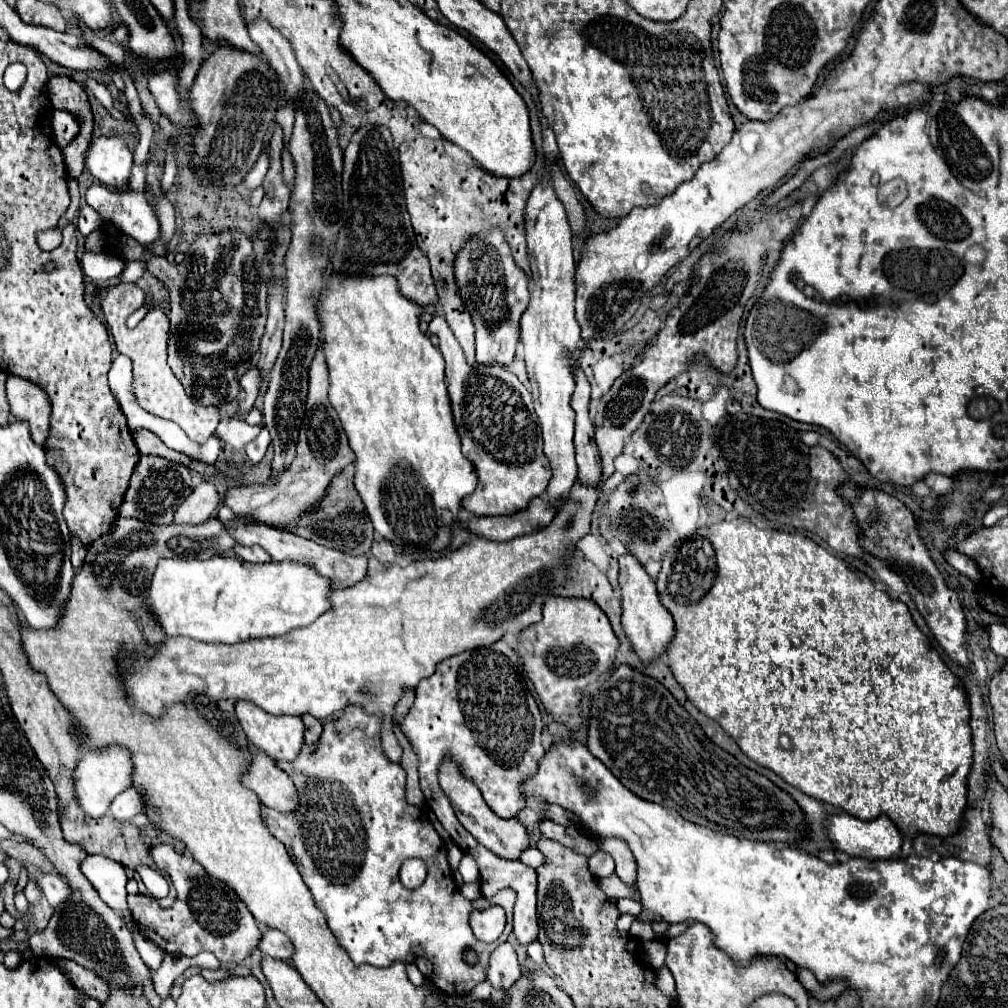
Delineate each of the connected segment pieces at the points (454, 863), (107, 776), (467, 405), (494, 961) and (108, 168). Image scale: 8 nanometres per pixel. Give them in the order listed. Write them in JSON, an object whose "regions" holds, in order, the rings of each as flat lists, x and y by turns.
{"regions":[[[449,841,446,844,447,859,452,870,456,870,460,859,462,859,462,849,458,847,453,841]],[[110,747,98,753,84,753,80,763,74,769,74,791,76,791,76,801,80,809,88,817,102,817,106,815,110,801,122,793,124,789,130,787,130,757,126,749,122,747]],[[438,311,432,315,430,333,440,339,440,351,446,361,446,381,454,421,458,433,462,433,462,453,478,471,478,487,464,499,464,509,474,515,516,513,526,507,532,497,542,497,552,477,550,459,542,451,542,431,538,429,532,395,520,379,504,367,470,367,452,329]],[[510,943,498,945,494,953,490,955,490,967,488,967,488,981,494,987,508,989,512,983,520,979,520,965,518,965,518,955]],[[102,135,92,139,92,145,86,153,86,167,106,187,124,191,130,181,132,151,124,139]]]}

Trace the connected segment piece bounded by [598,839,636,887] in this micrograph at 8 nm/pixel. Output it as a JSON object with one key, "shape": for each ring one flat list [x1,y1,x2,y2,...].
{"shape":[[618,839,598,841,598,847,606,853,610,853,612,859,616,861,616,875,628,887,634,887,636,885,636,861,634,861,630,849,626,849,626,845,622,845,622,841,618,841]]}

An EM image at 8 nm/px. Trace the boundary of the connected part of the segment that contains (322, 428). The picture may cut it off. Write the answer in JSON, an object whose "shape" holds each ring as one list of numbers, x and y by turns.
{"shape":[[322,341,310,365,308,377,310,377,308,381,310,387,308,387,306,413,304,413,302,427,300,427,296,461,290,465,286,473,282,473,282,477,276,483,268,481,264,485,236,487,236,495,232,489,228,489,224,497,224,505,236,511,236,515,252,517,254,521,270,525,270,527,280,527,280,531,290,531,292,527,298,525,298,521,306,513,316,511,322,499,328,495,328,489,336,473,356,461,356,455,352,453,348,445,348,437,342,429,340,417,328,399,328,367,326,367,324,351,322,351]]}

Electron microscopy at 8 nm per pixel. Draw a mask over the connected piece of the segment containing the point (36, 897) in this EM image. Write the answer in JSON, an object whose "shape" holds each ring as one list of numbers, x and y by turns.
{"shape":[[28,881,26,889,24,889,24,895,26,895,26,899,28,899,28,903,30,903,30,905,38,903,38,901,44,897,42,889,38,889,38,885,34,885,34,881]]}

